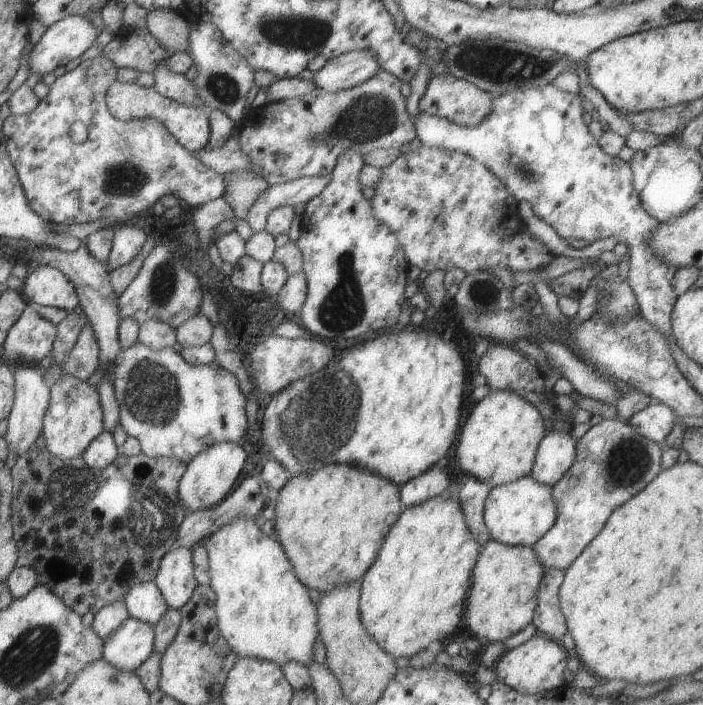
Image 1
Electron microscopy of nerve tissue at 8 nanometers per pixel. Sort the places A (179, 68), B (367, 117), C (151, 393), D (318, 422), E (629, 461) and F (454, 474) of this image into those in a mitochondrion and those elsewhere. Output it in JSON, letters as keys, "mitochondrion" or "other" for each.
{"A":"other","B":"mitochondrion","C":"mitochondrion","D":"mitochondrion","E":"mitochondrion","F":"other"}

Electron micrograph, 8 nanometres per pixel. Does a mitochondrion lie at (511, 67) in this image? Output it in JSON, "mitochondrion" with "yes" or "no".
{"mitochondrion":"yes"}

